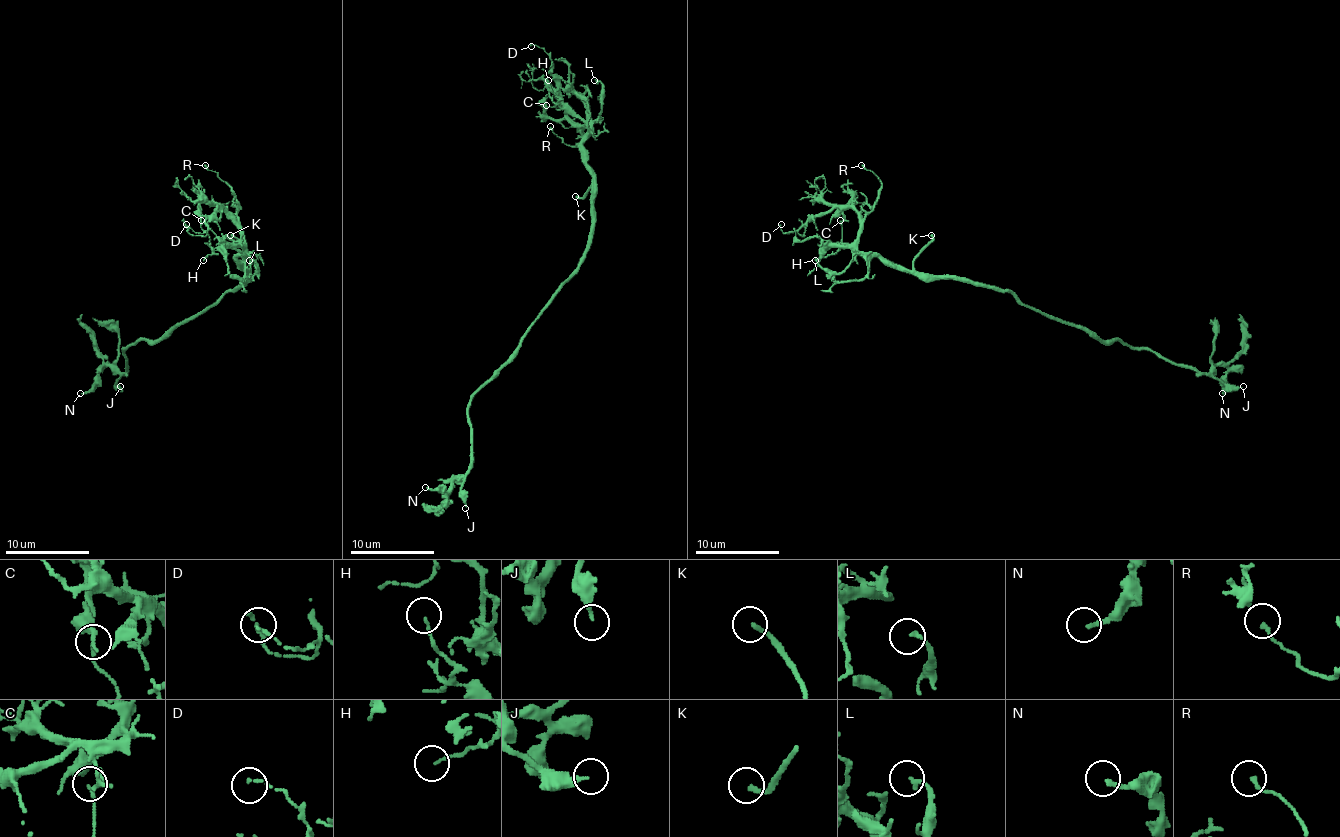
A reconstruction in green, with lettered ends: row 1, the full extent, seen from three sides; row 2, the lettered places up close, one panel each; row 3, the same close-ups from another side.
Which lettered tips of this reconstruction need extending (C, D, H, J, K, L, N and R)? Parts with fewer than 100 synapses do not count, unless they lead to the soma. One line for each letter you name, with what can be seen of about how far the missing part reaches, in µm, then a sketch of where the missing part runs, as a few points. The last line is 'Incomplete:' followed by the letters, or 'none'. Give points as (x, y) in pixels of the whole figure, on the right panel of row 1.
K: 70 µm | (931, 235), (945, 186), (1021, 193), (1072, 212), (1137, 262), (1257, 283), (1310, 313), (1331, 304)
Incomplete: K

